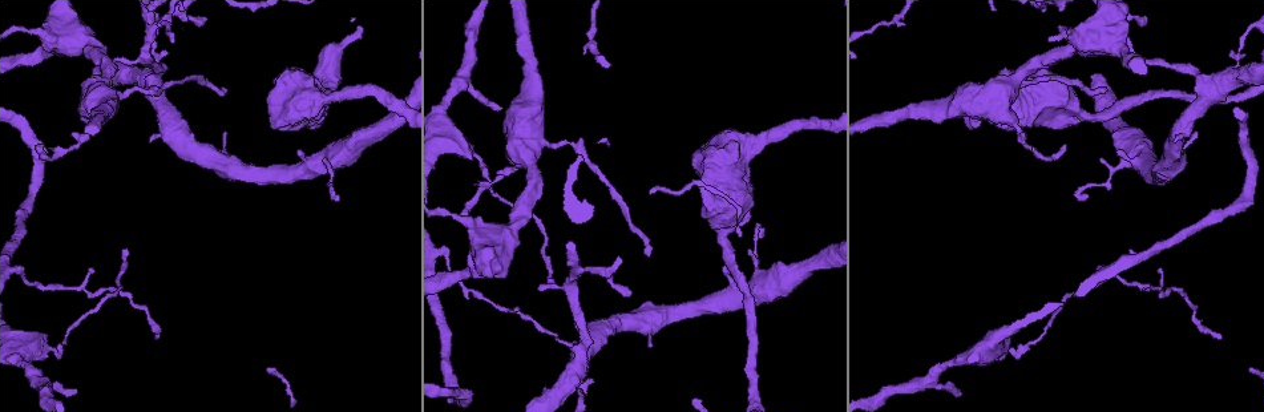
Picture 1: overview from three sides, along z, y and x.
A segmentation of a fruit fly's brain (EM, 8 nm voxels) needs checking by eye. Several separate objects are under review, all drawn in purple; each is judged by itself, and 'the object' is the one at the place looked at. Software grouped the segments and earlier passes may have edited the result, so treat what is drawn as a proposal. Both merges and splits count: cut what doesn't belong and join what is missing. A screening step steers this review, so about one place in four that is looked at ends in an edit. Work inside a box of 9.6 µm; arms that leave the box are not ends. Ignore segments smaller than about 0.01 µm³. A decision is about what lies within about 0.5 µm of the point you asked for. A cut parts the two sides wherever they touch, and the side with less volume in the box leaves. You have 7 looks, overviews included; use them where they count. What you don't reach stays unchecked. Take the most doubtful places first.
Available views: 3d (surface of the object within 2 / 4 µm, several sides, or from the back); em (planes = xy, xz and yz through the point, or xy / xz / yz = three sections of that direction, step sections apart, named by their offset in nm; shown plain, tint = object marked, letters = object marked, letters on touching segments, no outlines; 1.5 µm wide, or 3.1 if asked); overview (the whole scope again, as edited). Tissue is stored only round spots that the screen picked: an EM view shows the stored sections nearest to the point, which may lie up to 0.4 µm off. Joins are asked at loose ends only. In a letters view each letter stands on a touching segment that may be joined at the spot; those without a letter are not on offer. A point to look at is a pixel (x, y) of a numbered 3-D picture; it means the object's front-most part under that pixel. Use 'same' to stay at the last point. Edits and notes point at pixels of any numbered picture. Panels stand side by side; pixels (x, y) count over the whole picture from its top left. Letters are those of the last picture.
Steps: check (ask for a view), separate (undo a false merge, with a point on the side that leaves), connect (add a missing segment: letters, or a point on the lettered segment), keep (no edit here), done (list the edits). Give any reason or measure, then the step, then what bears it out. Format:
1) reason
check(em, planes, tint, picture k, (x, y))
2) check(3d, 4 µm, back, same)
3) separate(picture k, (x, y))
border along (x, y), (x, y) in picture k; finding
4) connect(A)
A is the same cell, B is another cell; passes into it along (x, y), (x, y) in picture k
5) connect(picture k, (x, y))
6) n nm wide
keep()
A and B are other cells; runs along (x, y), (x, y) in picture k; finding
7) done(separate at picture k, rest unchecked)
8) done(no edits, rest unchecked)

thick end
check(3d, 2 µm, picture 1, (318, 123))

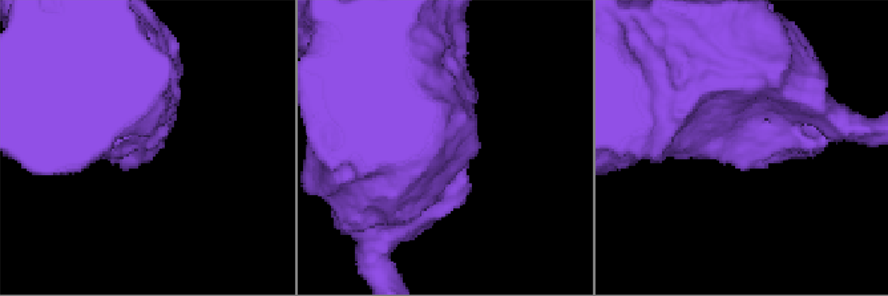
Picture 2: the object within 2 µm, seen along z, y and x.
shape alone is not enough
check(em, planes, plain, picture 2, (449, 191))

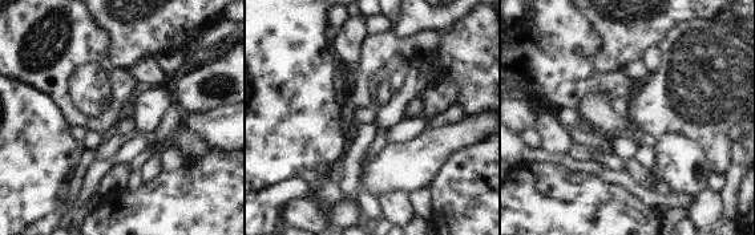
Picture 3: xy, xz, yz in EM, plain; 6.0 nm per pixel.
check(em, planes, letters, same)

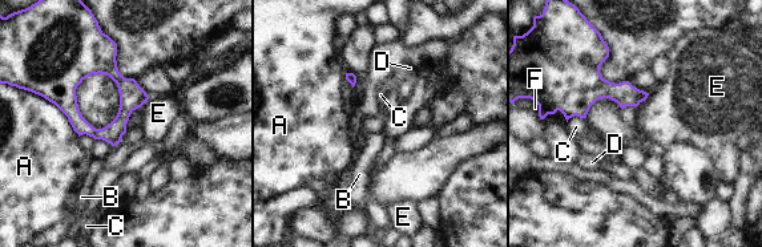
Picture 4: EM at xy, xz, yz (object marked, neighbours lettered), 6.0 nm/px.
A touches over 380 nm
keep()
A, B, C, D, E and F are other cells; border along (649, 93), (636, 106) in picture 4; none of them fits

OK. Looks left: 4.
thin end
check(em, planes, tint, picture 1, (126, 251))

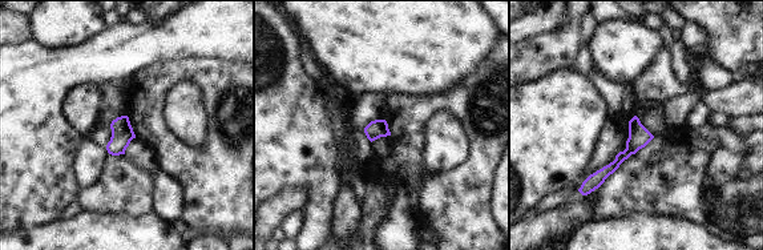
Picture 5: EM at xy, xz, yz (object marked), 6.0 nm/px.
what lies round it
check(em, planes, letters, same)

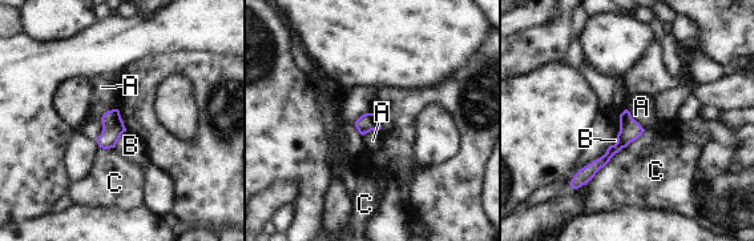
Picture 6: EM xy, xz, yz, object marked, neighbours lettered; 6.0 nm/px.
keep()
A, B and C are other cells; border along (627, 108), (644, 129) in picture 6; no lettered segment goes on from it

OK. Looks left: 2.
check(em, xy, step 8, tint, picture 1, (574, 322))

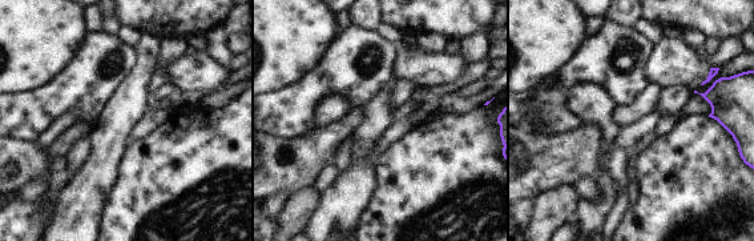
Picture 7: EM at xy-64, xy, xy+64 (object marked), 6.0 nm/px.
another direction
check(em, planes, letters, same)

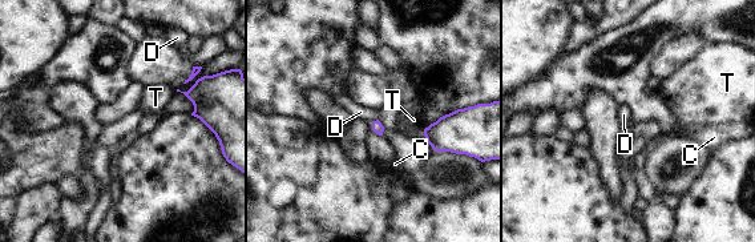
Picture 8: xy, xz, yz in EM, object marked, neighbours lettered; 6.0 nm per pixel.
keep()
C, D and T are other cells; none of them fits

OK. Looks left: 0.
done(no edits, rest unchecked)

